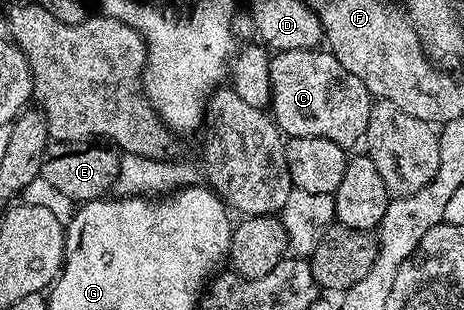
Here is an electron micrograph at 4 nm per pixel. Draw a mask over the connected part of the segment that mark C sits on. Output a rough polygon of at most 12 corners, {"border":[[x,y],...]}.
{"border":[[329,49],[270,59],[287,139],[363,141],[372,95]]}

